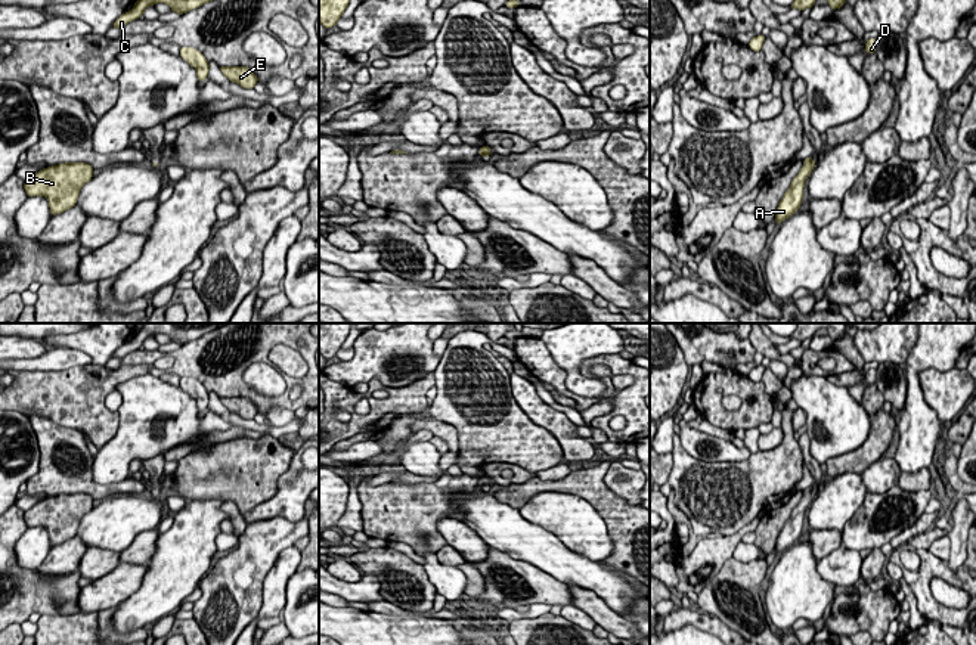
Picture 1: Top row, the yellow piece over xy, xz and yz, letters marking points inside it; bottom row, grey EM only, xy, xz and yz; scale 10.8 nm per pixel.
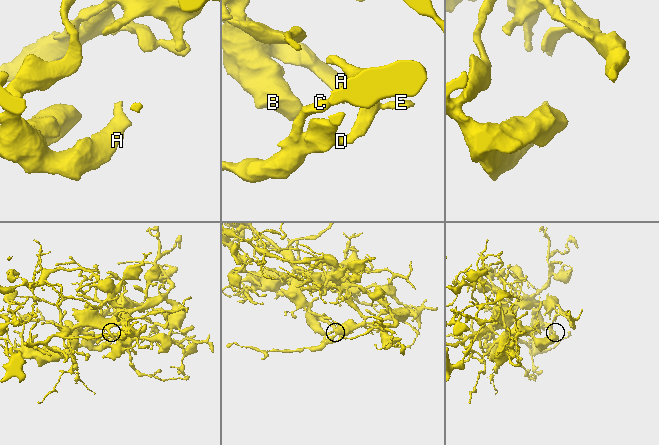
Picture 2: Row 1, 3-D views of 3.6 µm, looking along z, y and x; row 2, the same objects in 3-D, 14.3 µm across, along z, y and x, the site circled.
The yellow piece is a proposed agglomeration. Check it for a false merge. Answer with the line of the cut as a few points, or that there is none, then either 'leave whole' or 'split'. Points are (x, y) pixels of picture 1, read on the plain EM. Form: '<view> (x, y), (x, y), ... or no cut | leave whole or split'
no cut | leave whole

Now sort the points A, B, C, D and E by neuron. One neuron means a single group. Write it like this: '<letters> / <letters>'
A B C D E

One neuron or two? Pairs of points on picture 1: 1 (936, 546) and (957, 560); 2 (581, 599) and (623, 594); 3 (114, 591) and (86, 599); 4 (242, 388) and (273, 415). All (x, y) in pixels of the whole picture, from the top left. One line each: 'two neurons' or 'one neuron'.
1: two neurons
2: two neurons
3: one neuron
4: two neurons

